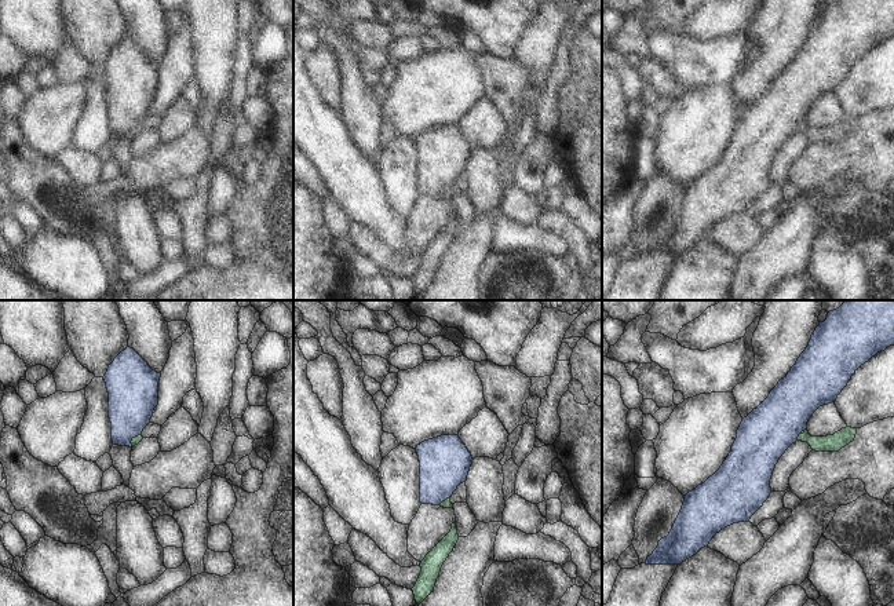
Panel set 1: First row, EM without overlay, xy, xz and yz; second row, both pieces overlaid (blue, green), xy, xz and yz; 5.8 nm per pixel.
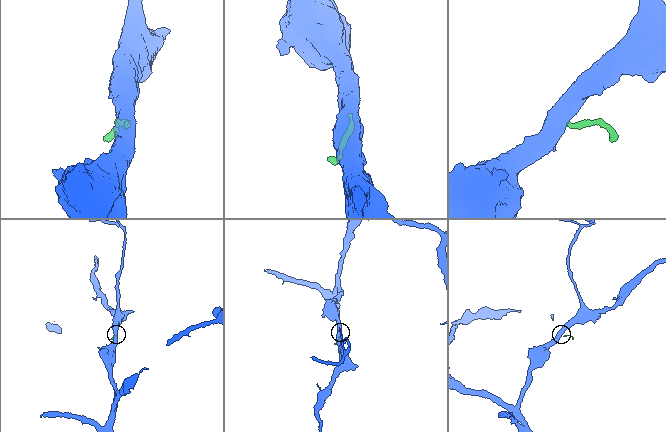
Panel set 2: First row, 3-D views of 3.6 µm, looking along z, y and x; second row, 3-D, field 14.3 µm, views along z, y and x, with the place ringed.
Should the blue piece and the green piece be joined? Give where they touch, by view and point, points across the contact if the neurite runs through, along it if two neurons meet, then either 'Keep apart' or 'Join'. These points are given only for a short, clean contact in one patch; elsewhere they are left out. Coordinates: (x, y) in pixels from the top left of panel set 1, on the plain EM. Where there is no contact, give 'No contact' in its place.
Touches blue at yz (798, 127). Boundary: yz (799, 124), (796, 131). Keep apart

